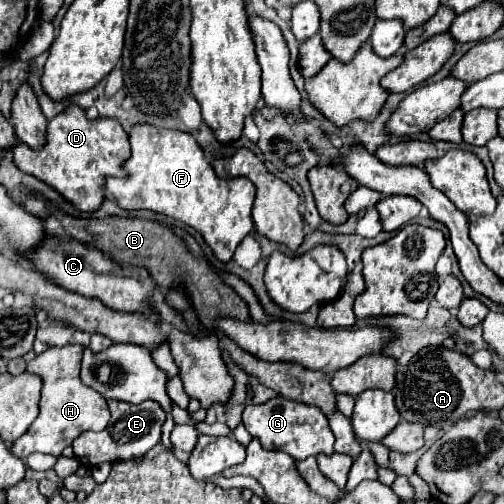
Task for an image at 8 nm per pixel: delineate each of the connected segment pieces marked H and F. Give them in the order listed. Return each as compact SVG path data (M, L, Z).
M62 346L62 348L48 348L40 356L28 362L26 370L30 374L36 374L44 380L42 386L42 398L40 398L40 414L28 428L24 436L20 436L14 446L12 454L18 458L26 458L32 452L44 452L44 454L60 454L66 446L74 442L82 432L86 430L104 430L110 420L108 404L106 400L92 390L90 386L84 386L80 382L80 358L82 358L82 346Z
M136 124L130 132L130 144L132 144L132 156L126 160L124 170L128 176L124 178L106 178L106 190L118 200L118 204L126 210L138 210L138 208L148 208L154 212L160 212L164 216L170 216L174 220L180 220L194 230L198 230L206 244L214 250L216 258L222 262L228 262L240 244L240 240L254 228L252 222L252 202L256 188L248 178L228 178L222 180L216 176L214 168L202 154L202 148L198 142L192 138L188 132L178 132L178 130L166 130L158 128L154 124Z

